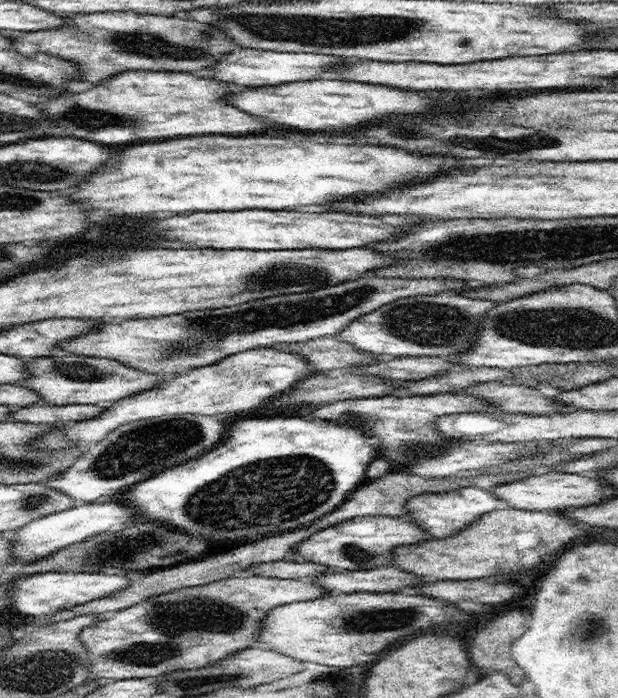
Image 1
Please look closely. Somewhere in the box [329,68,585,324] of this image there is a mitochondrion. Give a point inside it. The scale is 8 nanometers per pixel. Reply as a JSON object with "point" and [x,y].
{"point":[531,141]}

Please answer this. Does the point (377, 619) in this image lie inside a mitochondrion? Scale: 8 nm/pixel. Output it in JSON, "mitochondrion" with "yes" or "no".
{"mitochondrion":"yes"}

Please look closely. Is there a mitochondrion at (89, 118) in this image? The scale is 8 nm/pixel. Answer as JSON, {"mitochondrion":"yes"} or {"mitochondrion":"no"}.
{"mitochondrion":"yes"}

